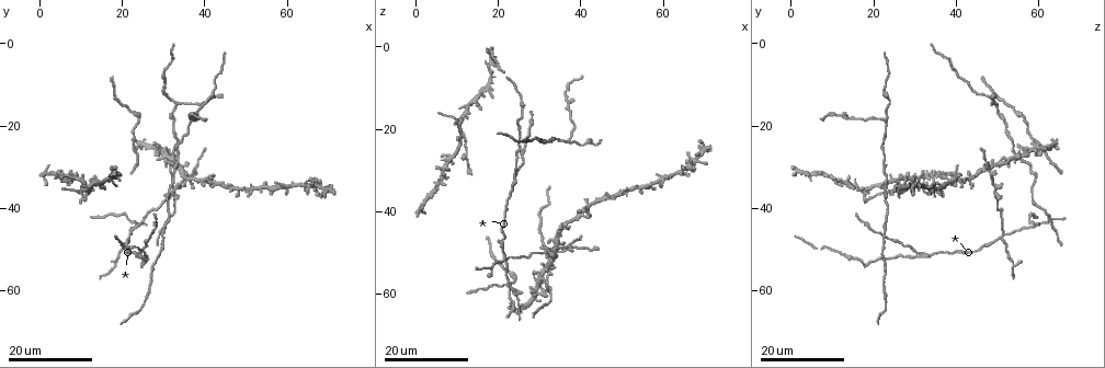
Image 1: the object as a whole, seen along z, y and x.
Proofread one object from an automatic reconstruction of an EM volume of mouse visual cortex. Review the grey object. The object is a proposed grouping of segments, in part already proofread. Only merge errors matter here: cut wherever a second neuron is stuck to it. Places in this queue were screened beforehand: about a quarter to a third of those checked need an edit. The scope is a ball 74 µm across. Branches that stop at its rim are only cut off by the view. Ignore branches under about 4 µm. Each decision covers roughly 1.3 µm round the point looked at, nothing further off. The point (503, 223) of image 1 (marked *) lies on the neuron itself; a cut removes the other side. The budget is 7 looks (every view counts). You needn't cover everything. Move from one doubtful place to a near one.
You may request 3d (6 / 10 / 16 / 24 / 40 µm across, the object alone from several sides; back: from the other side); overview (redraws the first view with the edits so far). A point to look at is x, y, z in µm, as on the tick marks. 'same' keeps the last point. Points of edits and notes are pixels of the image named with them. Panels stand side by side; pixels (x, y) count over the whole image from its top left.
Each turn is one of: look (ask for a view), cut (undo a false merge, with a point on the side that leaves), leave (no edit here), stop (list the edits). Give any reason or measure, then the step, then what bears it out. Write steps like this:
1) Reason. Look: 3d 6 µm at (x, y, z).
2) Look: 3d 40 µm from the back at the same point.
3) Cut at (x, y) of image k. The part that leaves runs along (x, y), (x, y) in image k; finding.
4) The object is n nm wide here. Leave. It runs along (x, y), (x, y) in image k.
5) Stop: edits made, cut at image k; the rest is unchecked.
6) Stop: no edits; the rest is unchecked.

Side arm on a straight run. Look: 3d 24 µm at (24.5, 52.0, 33.0).

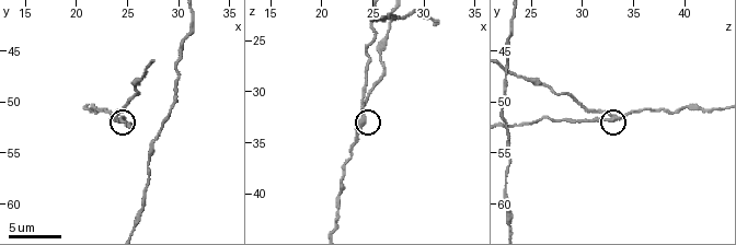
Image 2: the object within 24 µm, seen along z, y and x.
Look: 3d 10 µm at (23.8, 51.4, 32.4).

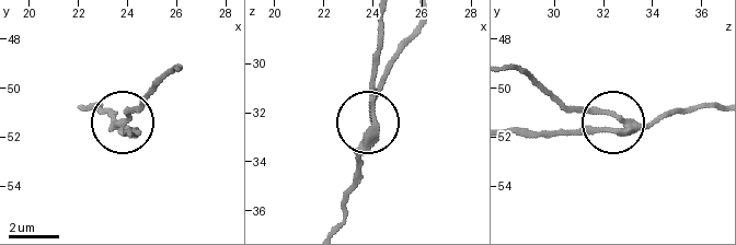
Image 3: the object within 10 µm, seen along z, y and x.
The side arm is 40 µm long. Cut at (127, 109) of image 3. The part that leaves runs along (116, 127), (179, 70) in image 3; a second neuron is stuck on.

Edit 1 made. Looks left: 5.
A fork. Look: 3d 16 µm at (24.0, 44.0, 58.5).

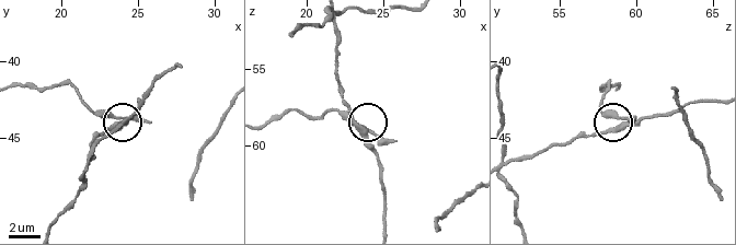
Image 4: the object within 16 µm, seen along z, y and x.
Look: 3d 10 µm at (23.6, 43.4, 58.6).

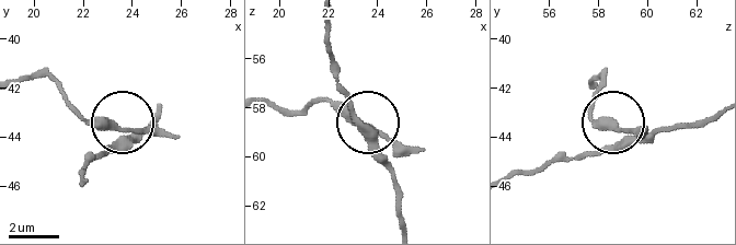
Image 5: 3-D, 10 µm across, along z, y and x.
The side arm is 8 µm long; 3 arms meet here. Leave. Continuous, no second neuron.

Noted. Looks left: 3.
Thick turns thin. Look: 3d 24 µm at (22.0, 47.5, 50.5).

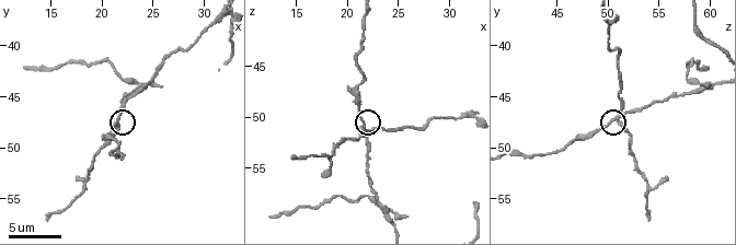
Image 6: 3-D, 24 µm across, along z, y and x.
Look: 3d 6 µm at (21.6, 47.4, 50.4).

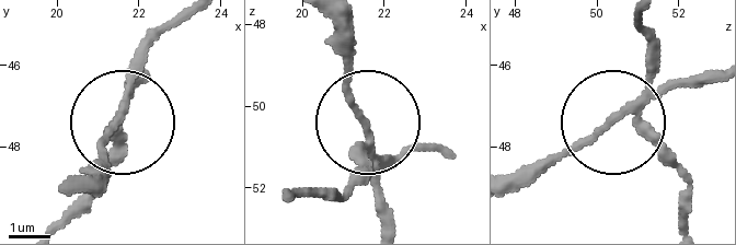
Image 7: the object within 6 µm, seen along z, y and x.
3 arms meet here. Cut at (351, 173) of image 7. The part that leaves runs along (644, 101), (651, 53), (641, 21) in image 7; two neurons meet here.

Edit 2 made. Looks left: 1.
Stop: edits made, cut at image 3, cut at image 7; the rest is unchecked.

